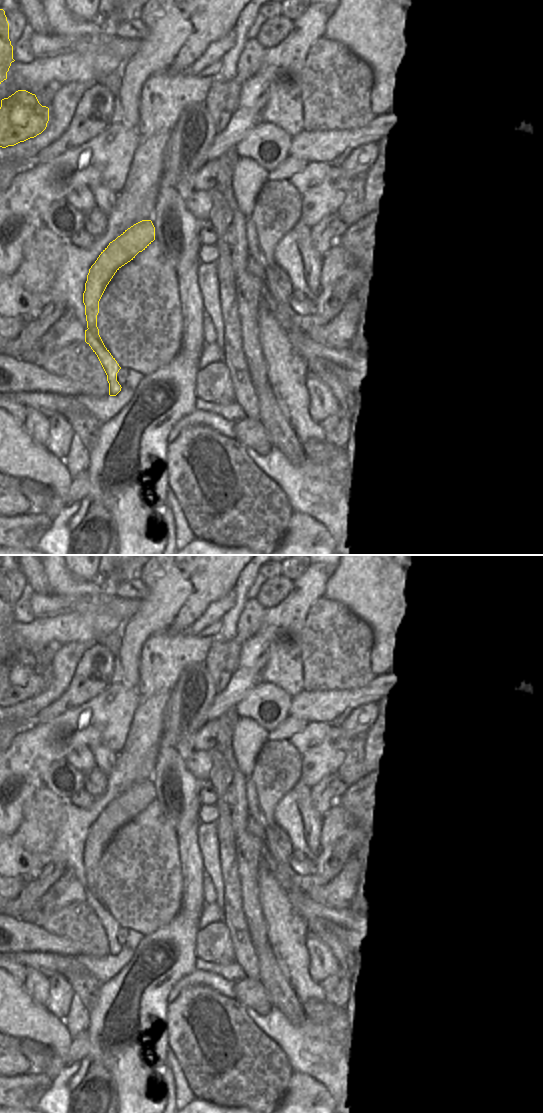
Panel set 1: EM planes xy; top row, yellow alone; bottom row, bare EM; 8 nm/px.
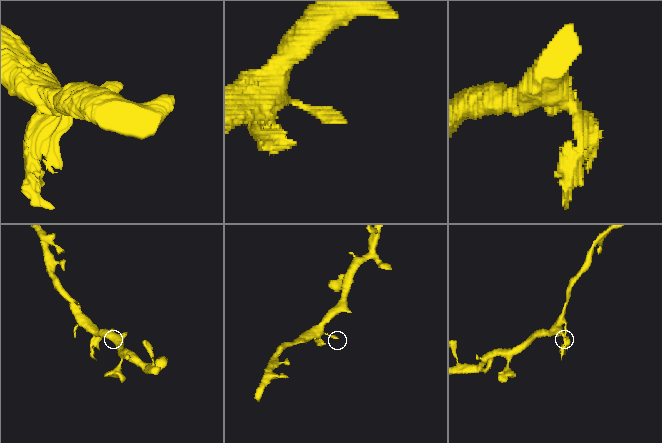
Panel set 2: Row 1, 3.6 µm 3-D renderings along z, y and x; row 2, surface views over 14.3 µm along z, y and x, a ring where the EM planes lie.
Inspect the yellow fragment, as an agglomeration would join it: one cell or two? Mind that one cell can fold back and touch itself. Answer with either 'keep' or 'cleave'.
cleave

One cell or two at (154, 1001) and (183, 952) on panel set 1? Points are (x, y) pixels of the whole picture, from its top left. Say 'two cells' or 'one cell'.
one cell

